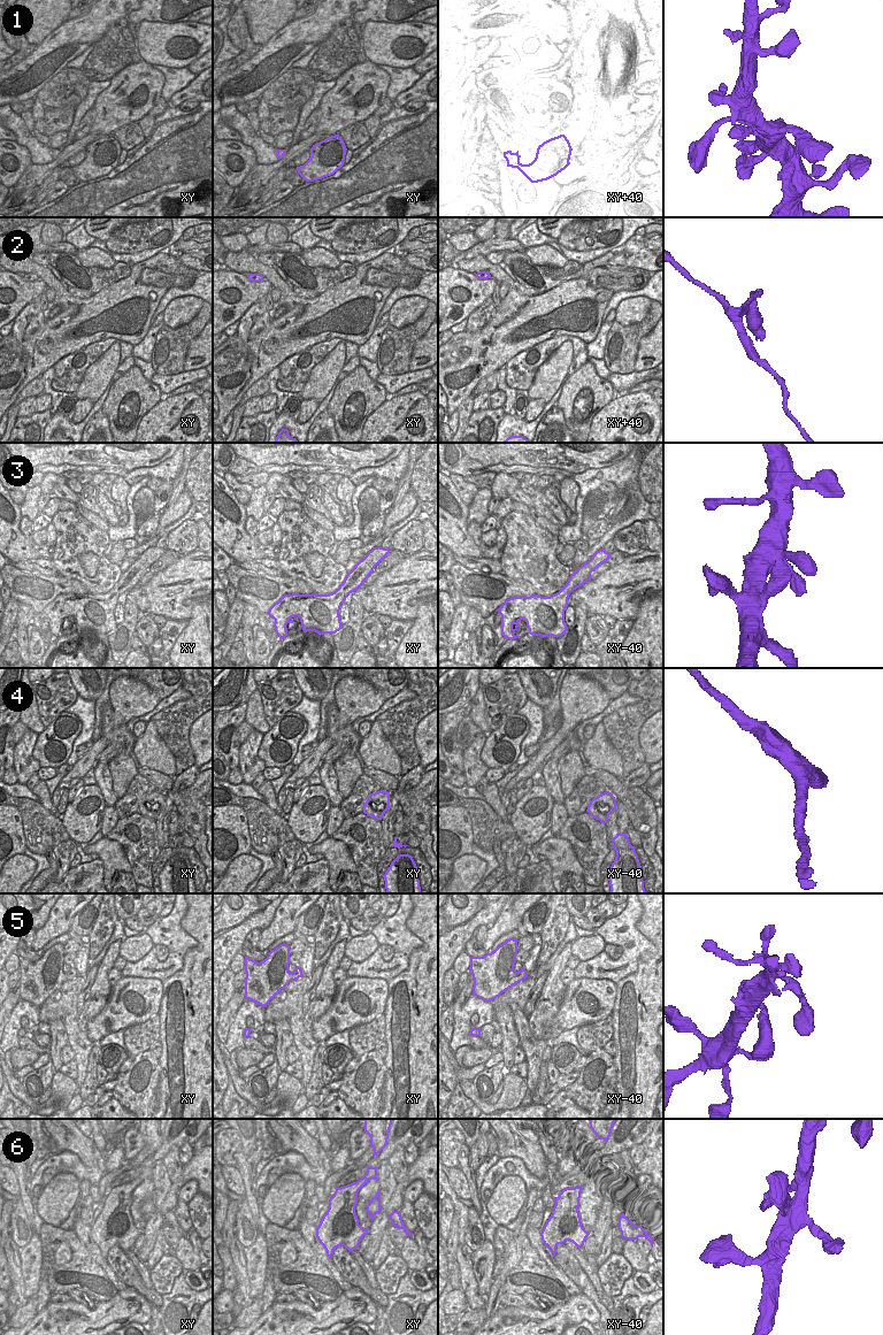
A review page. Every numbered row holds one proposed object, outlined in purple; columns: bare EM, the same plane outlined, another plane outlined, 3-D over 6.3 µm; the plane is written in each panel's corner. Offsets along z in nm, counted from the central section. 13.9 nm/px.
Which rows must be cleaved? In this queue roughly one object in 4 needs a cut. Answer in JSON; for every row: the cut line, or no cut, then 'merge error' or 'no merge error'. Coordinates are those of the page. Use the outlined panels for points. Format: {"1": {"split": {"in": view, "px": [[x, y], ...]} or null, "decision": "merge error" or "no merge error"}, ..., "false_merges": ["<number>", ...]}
{"1": {"split": null, "decision": "no merge error"}, "2": {"split": null, "decision": "no merge error"}, "3": {"split": null, "decision": "no merge error"}, "4": {"split": null, "decision": "no merge error"}, "5": {"split": null, "decision": "no merge error"}, "6": {"split": null, "decision": "no merge error"}, "false_merges": []}

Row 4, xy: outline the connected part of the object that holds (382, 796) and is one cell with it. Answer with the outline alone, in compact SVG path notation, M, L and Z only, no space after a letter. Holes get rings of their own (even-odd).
M384 790L377 791L368 796L363 805L363 813L376 820L382 820L384 813L390 806L390 792Z

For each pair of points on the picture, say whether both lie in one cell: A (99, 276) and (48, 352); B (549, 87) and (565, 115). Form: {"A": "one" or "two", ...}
{"A": "two", "B": "two"}

